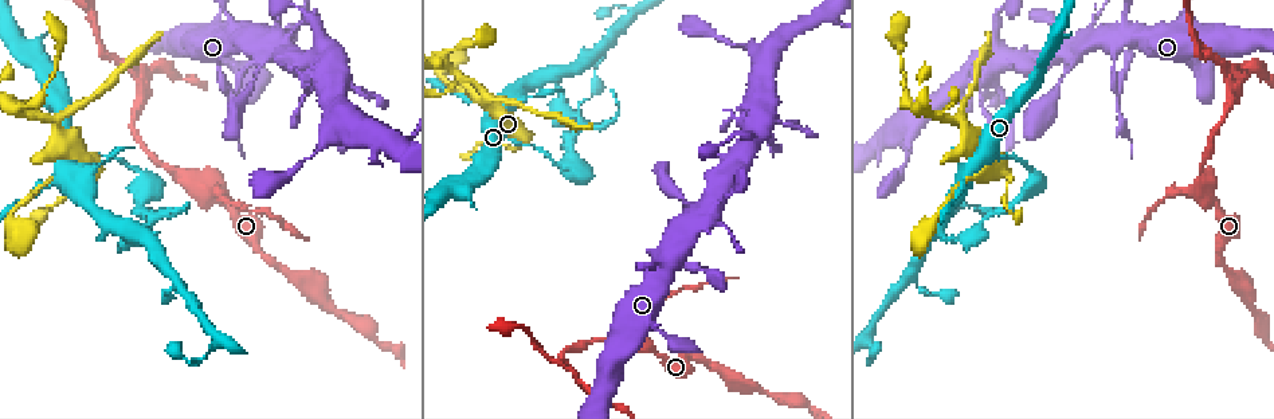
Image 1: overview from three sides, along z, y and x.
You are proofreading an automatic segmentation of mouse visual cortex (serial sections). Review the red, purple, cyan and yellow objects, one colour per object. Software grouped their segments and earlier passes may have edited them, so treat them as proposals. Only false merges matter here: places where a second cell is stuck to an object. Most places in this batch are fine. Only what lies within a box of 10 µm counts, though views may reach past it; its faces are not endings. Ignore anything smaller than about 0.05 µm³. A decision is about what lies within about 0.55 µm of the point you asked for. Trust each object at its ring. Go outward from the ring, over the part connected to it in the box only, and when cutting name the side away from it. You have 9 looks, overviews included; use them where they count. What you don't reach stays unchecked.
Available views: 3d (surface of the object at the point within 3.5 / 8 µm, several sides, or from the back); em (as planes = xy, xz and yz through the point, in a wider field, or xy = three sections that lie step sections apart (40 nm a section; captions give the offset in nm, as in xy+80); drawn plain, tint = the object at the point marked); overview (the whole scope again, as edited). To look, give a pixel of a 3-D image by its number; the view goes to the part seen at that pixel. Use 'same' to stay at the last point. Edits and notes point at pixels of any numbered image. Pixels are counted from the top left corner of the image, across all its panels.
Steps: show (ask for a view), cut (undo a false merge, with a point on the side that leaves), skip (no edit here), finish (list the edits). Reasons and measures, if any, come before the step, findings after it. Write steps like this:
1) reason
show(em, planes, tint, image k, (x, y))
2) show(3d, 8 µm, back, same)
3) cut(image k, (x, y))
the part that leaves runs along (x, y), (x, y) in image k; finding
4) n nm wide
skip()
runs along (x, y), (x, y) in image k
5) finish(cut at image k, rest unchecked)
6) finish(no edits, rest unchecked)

sudden change in width
show(3d, 3.5 µm, back, image 1, (1203, 192))

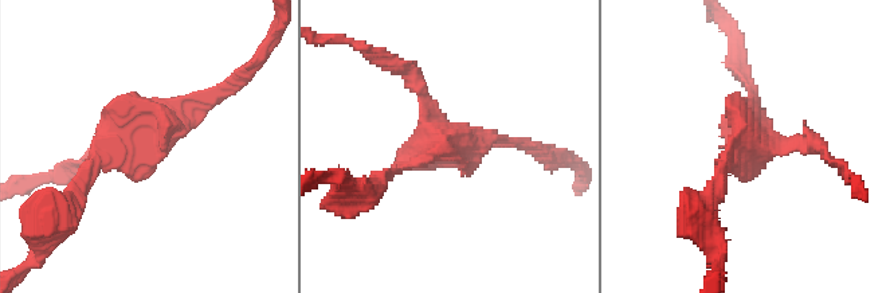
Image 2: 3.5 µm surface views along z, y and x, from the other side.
show(em, planes, plain, image 2, (440, 140))

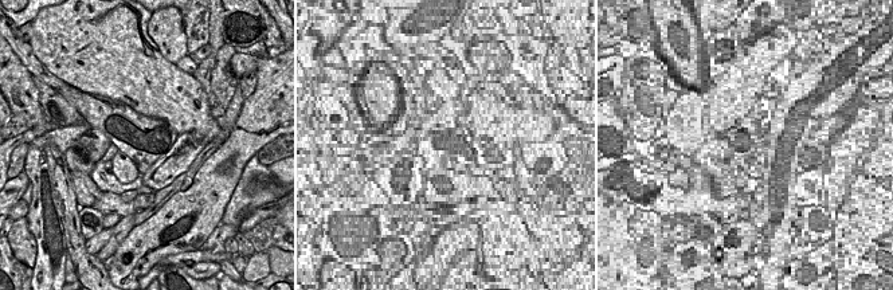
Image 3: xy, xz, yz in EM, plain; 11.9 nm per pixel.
show(em, planes, tint, same)

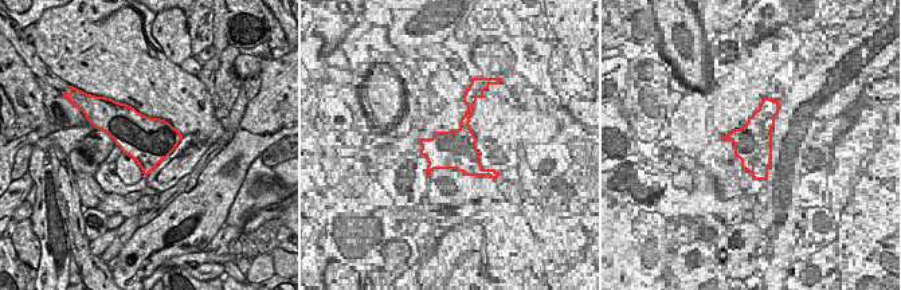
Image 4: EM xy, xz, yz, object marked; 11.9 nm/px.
skip()
runs along (82, 184), (214, 97) in image 2; one cell here

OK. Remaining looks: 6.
abrupt turn
show(em, xy, step 3, tint, image 1, (1116, 81))

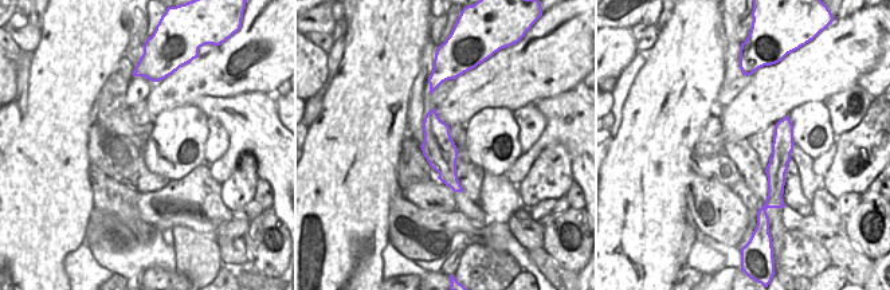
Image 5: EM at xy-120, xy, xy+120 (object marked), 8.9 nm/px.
show(3d, 3.5 µm, same)

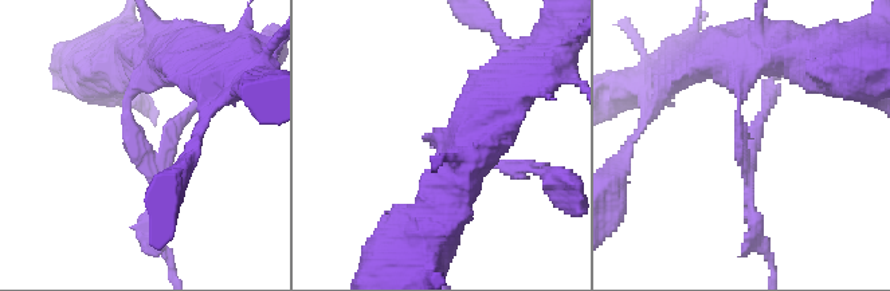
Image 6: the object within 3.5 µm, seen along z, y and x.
skip()
runs along (156, 69), (202, 101) in image 6; one cell here

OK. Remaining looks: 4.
thin neck
show(3d, 8 µm, image 1, (142, 214))

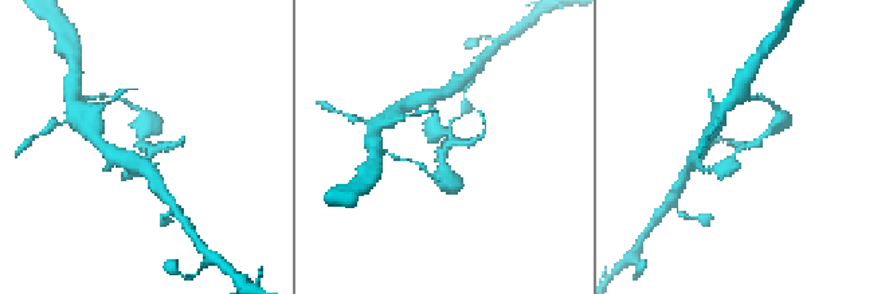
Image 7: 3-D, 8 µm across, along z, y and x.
zoom in
show(3d, 3.5 µm, same)

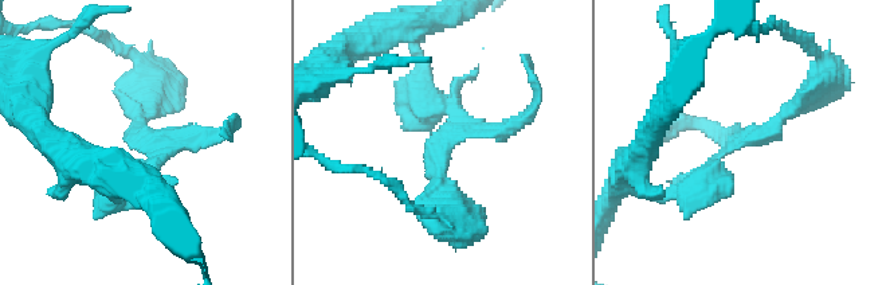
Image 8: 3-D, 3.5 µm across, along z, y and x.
show(em, planes, tint, image 8, (443, 140))

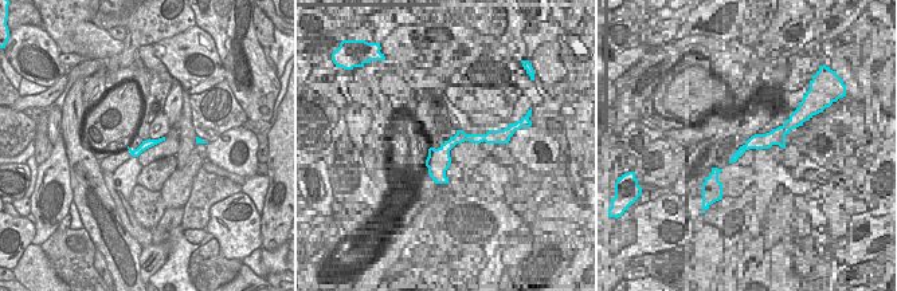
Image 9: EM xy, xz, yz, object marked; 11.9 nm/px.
100 nm wide
cut(image 8, (184, 137))
a second cell is stuck on

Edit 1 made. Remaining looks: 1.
finish(cut at image 8, rest unchecked)

